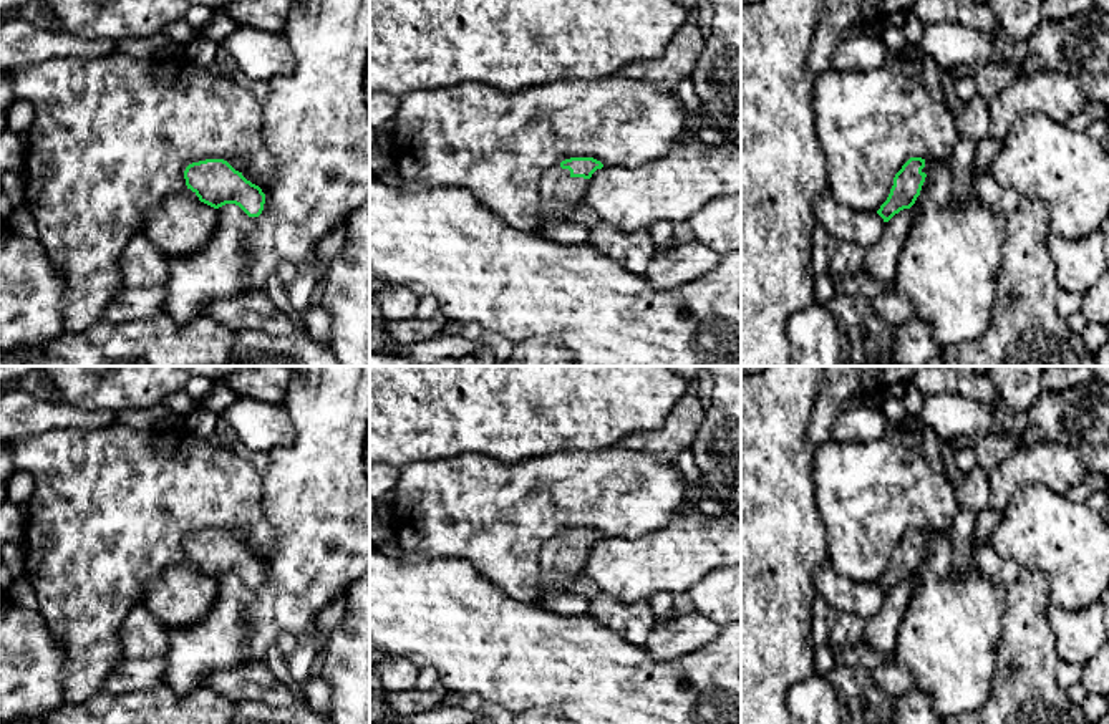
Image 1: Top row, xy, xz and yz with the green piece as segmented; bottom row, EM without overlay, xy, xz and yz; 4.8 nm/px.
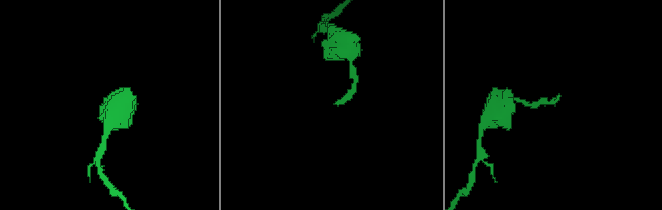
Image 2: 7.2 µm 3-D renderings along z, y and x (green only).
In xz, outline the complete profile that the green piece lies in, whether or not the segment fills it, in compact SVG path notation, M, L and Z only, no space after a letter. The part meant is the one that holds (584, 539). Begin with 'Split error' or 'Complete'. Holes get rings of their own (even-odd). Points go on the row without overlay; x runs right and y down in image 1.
Split error. M570 529L542 548L540 583L532 603L540 605L544 595L567 591L567 582L584 572L588 550L603 535L593 529Z

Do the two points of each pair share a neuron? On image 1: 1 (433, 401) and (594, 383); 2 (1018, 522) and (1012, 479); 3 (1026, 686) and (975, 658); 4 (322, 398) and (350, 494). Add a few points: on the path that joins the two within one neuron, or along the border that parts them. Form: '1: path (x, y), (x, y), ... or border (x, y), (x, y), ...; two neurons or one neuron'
1: path (473, 383), (554, 383); one neuron
2: border (1051, 489), (1041, 484), (1025, 484), (1002, 512); two neurons
3: border (1002, 630), (997, 640), (993, 688), (982, 704); two neurons
4: path (330, 421), (330, 471); one neuron

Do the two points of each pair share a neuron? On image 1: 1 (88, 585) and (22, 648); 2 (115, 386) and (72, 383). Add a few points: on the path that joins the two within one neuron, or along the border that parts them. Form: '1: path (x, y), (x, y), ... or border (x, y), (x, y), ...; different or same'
1: border (37, 610), (67, 658); different
2: path (105, 385), (82, 383); same

